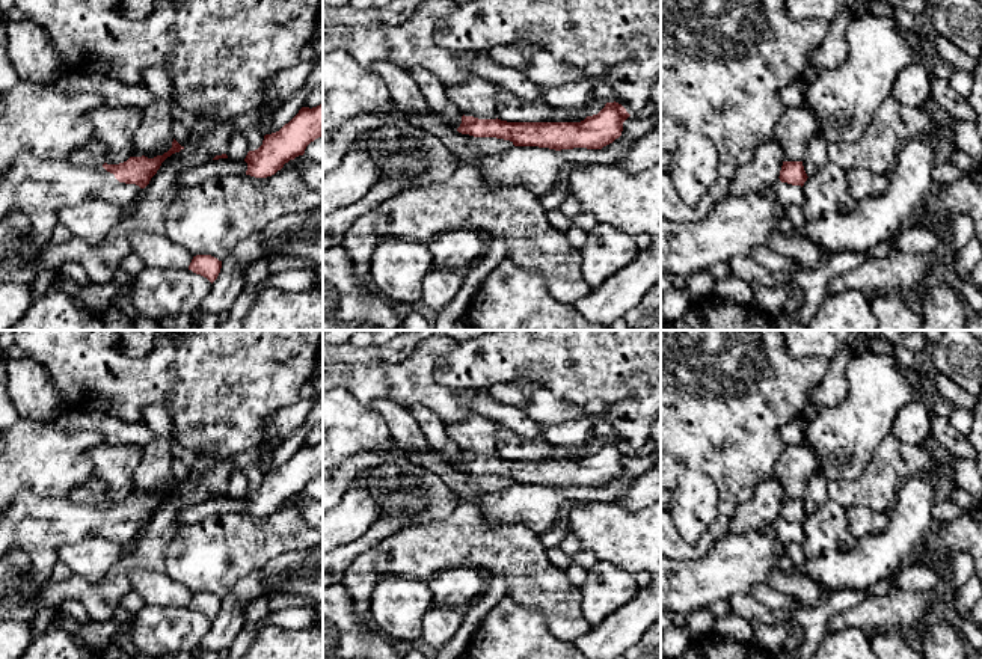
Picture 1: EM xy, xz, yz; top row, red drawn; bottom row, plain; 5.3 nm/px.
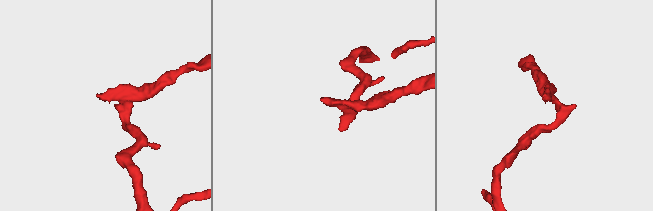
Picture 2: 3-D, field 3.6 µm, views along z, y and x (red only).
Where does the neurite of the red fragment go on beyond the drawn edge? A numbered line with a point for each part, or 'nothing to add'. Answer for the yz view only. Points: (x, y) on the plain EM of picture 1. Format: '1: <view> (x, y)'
1: yz (786, 531)

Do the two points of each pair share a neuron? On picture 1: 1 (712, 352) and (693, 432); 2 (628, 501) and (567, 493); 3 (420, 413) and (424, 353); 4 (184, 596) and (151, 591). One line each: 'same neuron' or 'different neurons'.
1: same neuron
2: different neurons
3: different neurons
4: same neuron

